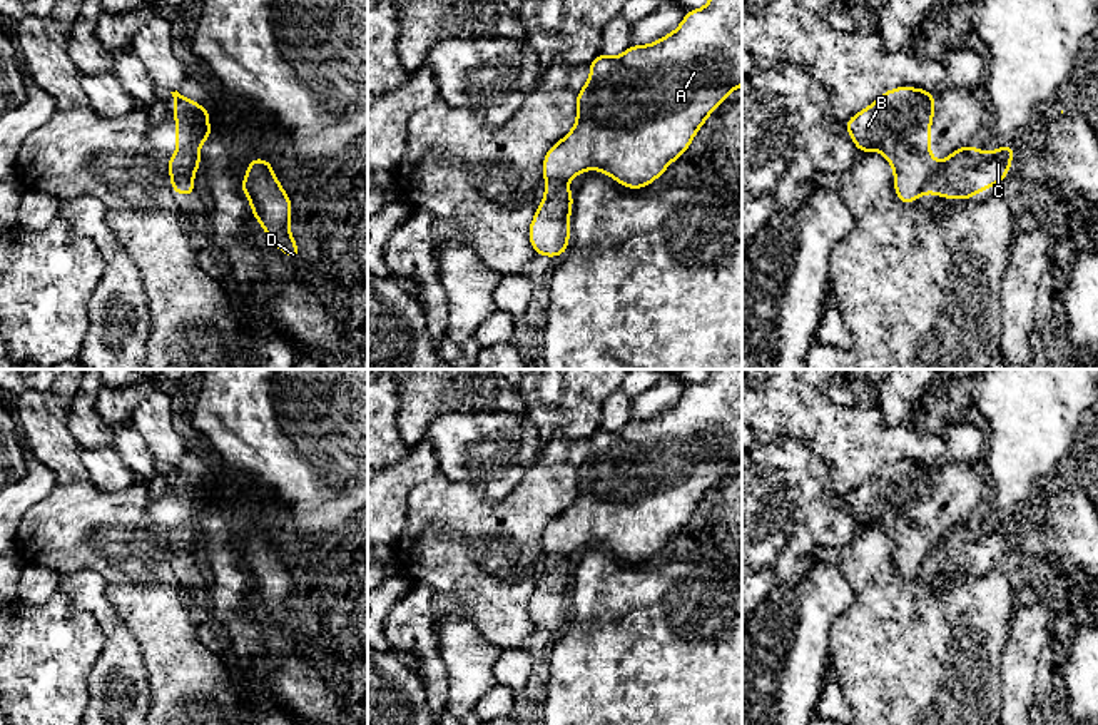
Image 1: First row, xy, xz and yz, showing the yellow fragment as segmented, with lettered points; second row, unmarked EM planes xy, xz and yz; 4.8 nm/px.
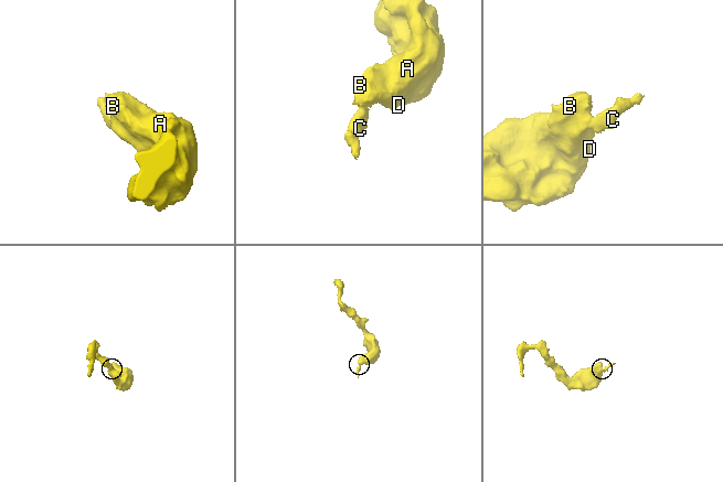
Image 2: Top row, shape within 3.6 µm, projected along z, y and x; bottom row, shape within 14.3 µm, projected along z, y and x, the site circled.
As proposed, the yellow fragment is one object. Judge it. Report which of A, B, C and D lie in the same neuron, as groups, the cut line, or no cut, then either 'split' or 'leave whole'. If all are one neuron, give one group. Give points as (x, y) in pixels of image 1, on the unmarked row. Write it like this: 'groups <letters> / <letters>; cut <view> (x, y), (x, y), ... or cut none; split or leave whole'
groups A B D / C; cut yz (940, 537), (920, 567); split

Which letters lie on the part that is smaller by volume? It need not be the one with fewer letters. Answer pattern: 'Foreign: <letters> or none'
Foreign: C

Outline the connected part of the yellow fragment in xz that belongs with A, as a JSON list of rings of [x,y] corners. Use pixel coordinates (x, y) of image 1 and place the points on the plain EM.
[[[710,369],[704,383],[685,384],[677,404],[650,419],[630,419],[620,431],[598,428],[588,443],[590,453],[577,468],[575,501],[543,531],[545,555],[568,556],[595,543],[625,563],[648,561],[689,523],[709,489],[742,459],[742,369]]]

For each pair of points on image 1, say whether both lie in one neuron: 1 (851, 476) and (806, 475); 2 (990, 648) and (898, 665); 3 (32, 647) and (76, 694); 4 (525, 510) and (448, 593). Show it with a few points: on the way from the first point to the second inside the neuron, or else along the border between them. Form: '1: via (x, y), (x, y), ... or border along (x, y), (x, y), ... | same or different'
1: border along (806, 446), (833, 470), (831, 488), (843, 496) | different
2: via (966, 650), (963, 654), (928, 654), (921, 659) | same
3: via (40, 659), (64, 682) | same
4: via (508, 530), (465, 573) | same

